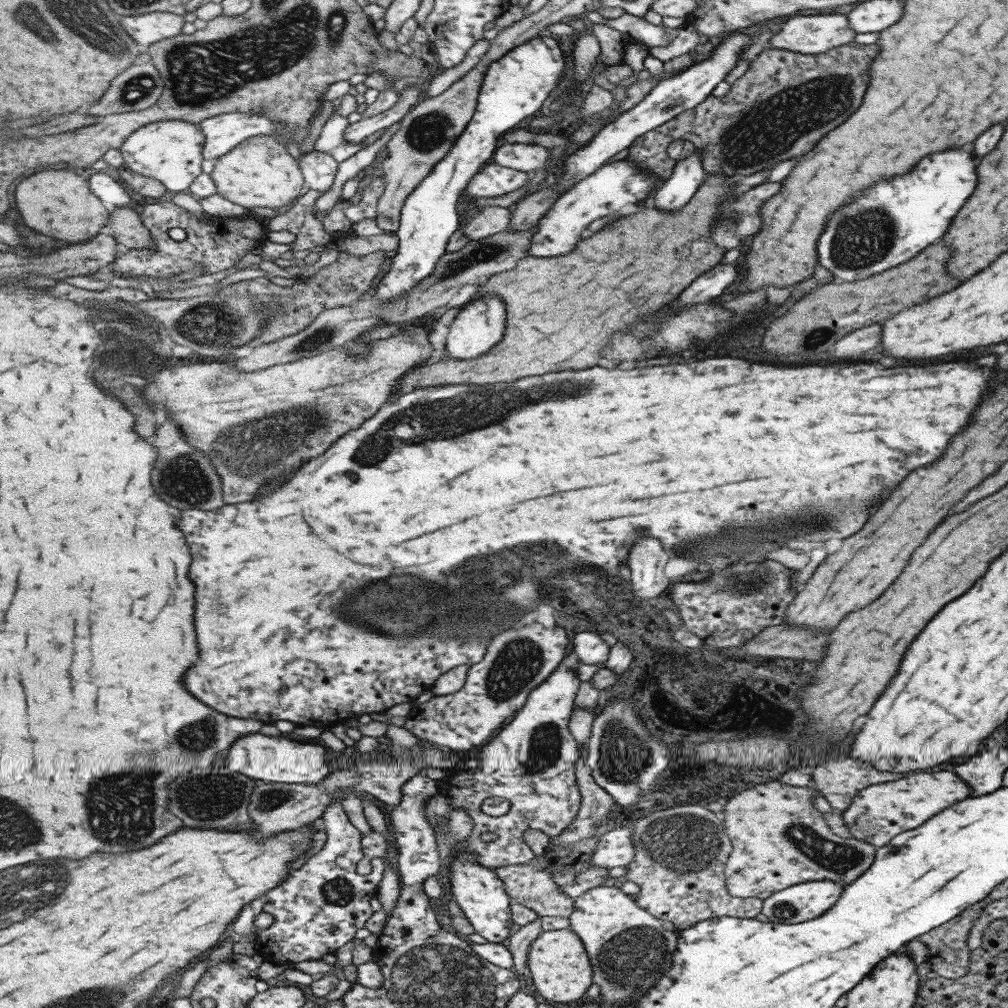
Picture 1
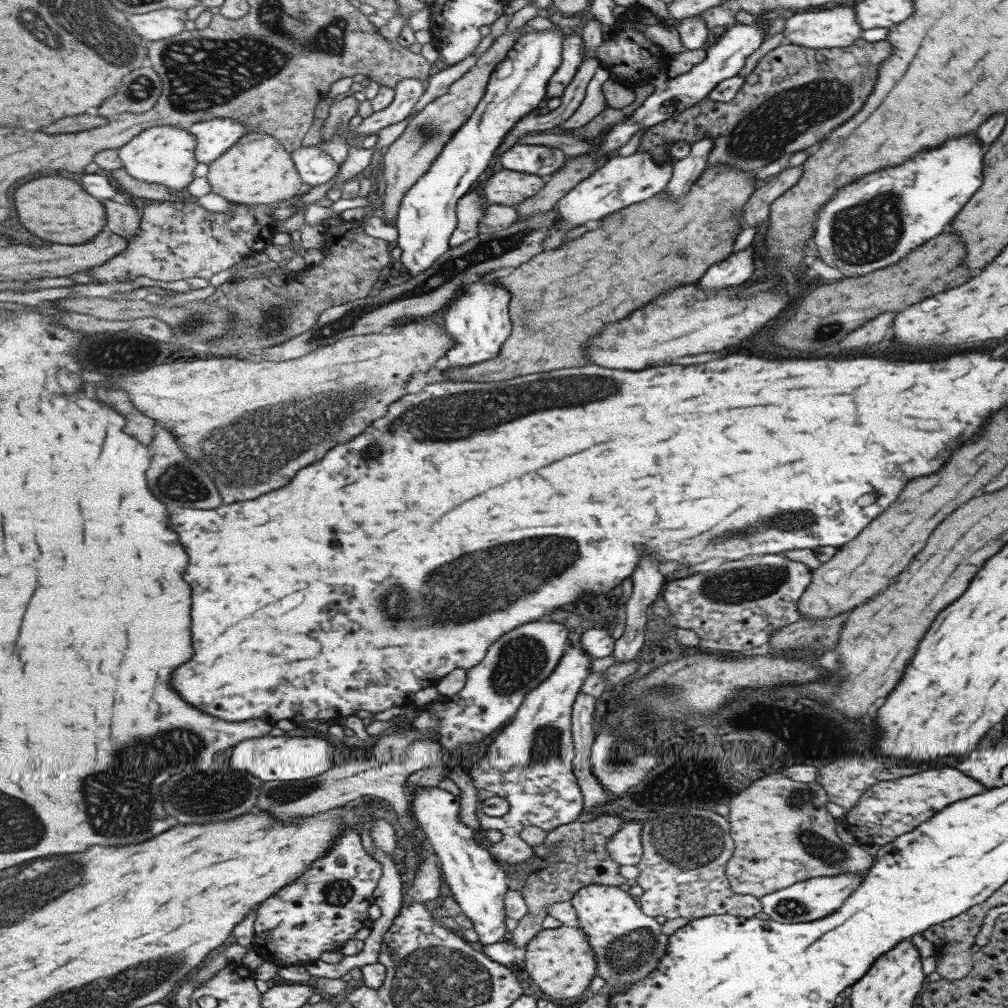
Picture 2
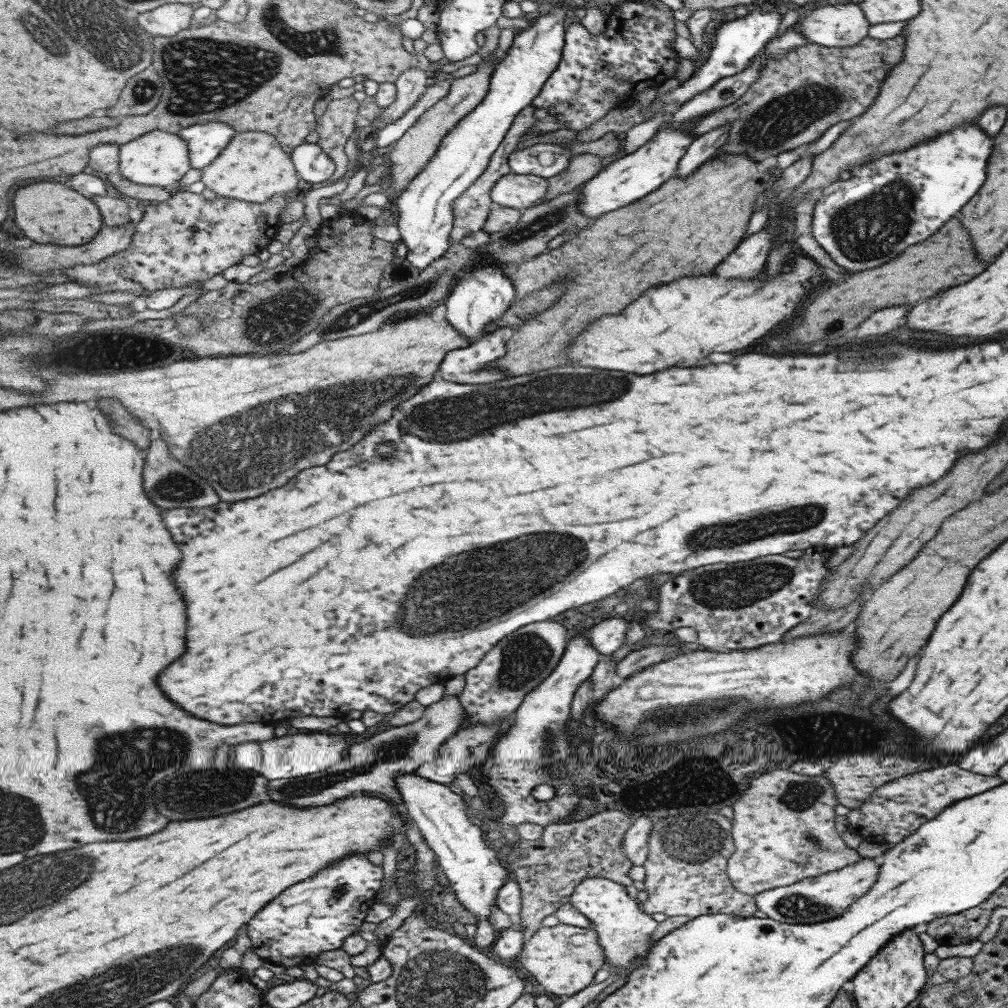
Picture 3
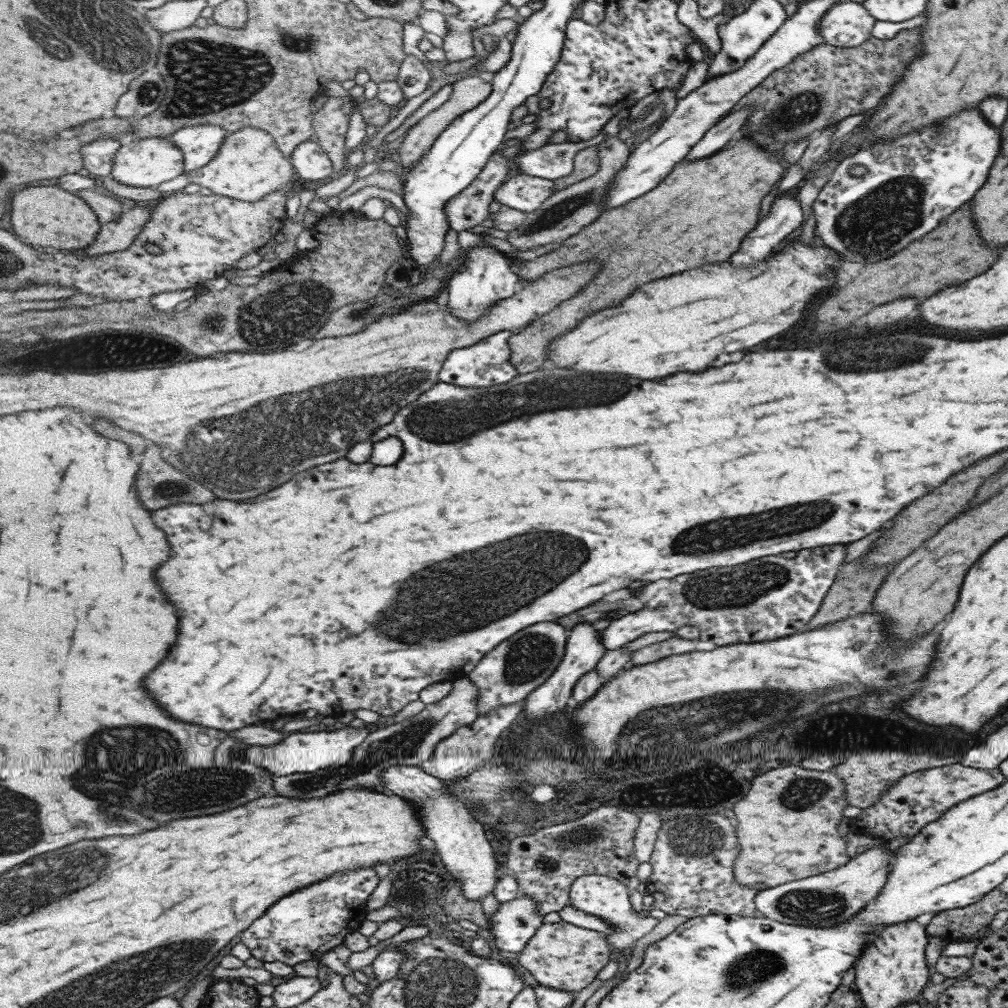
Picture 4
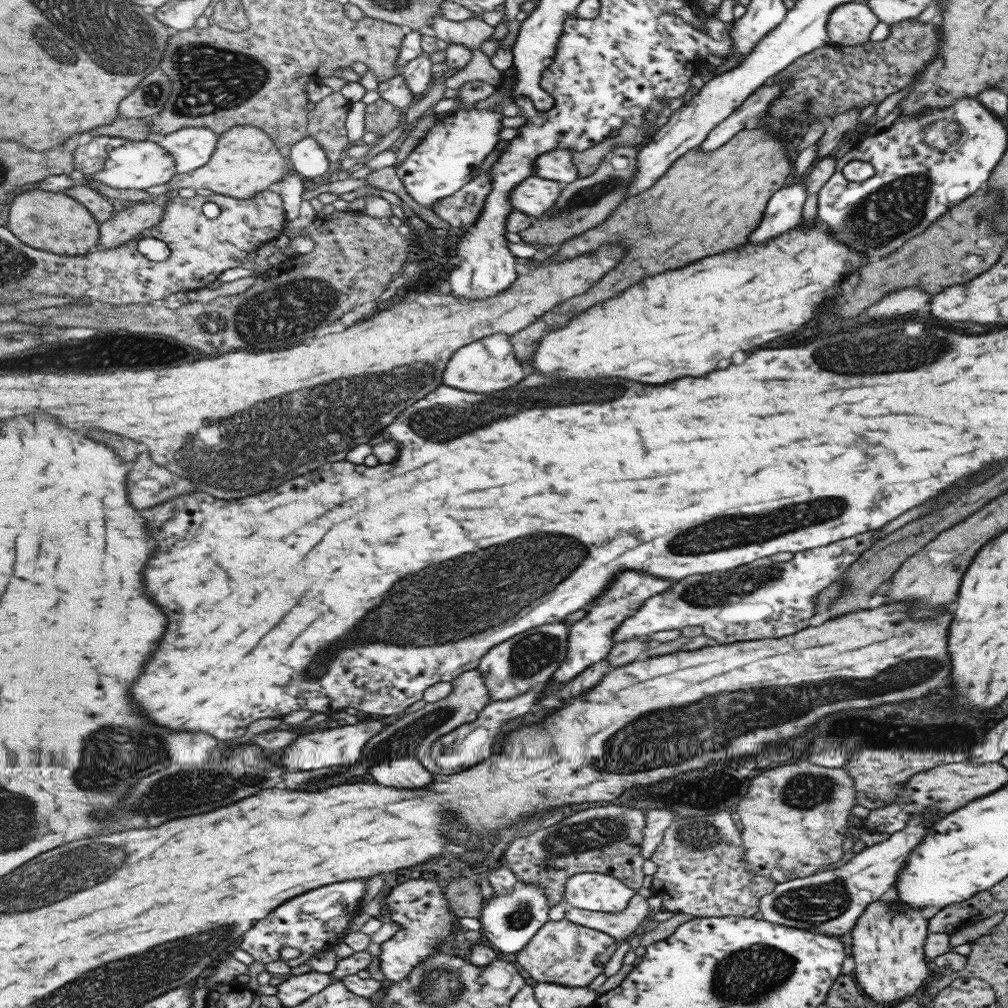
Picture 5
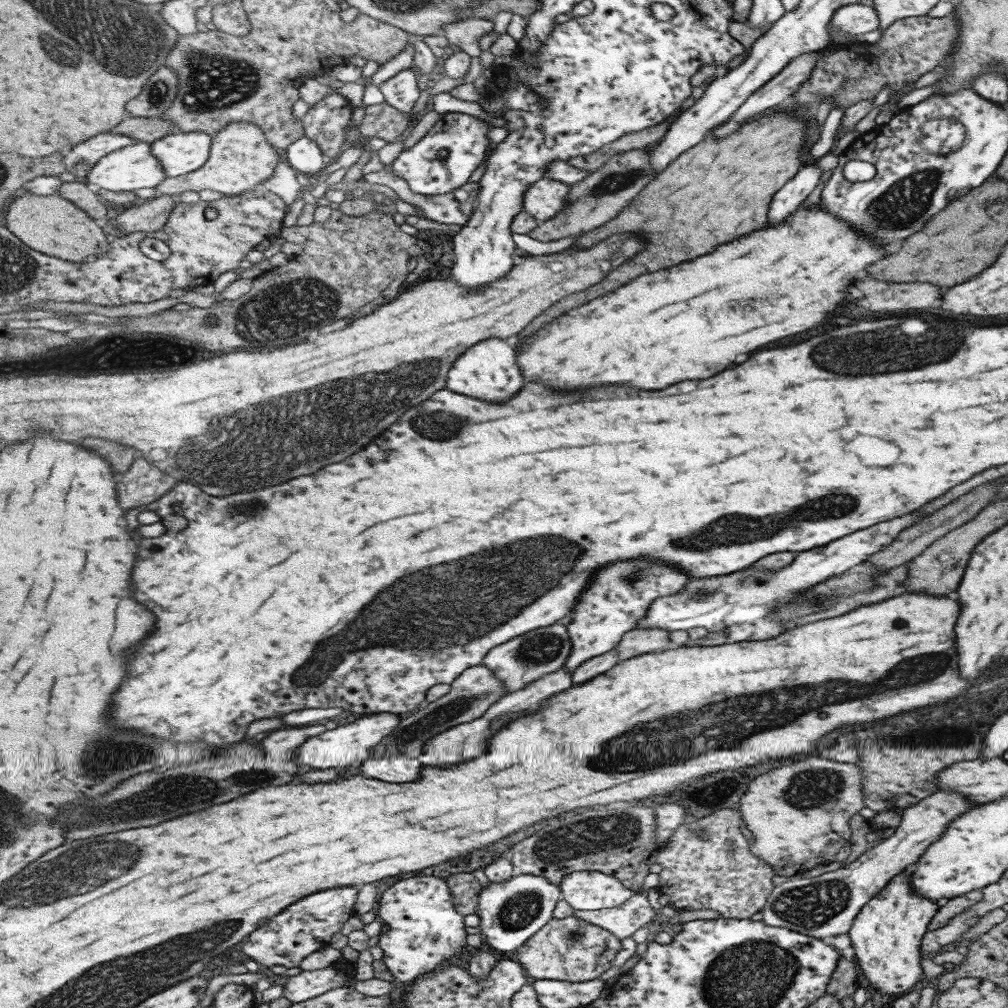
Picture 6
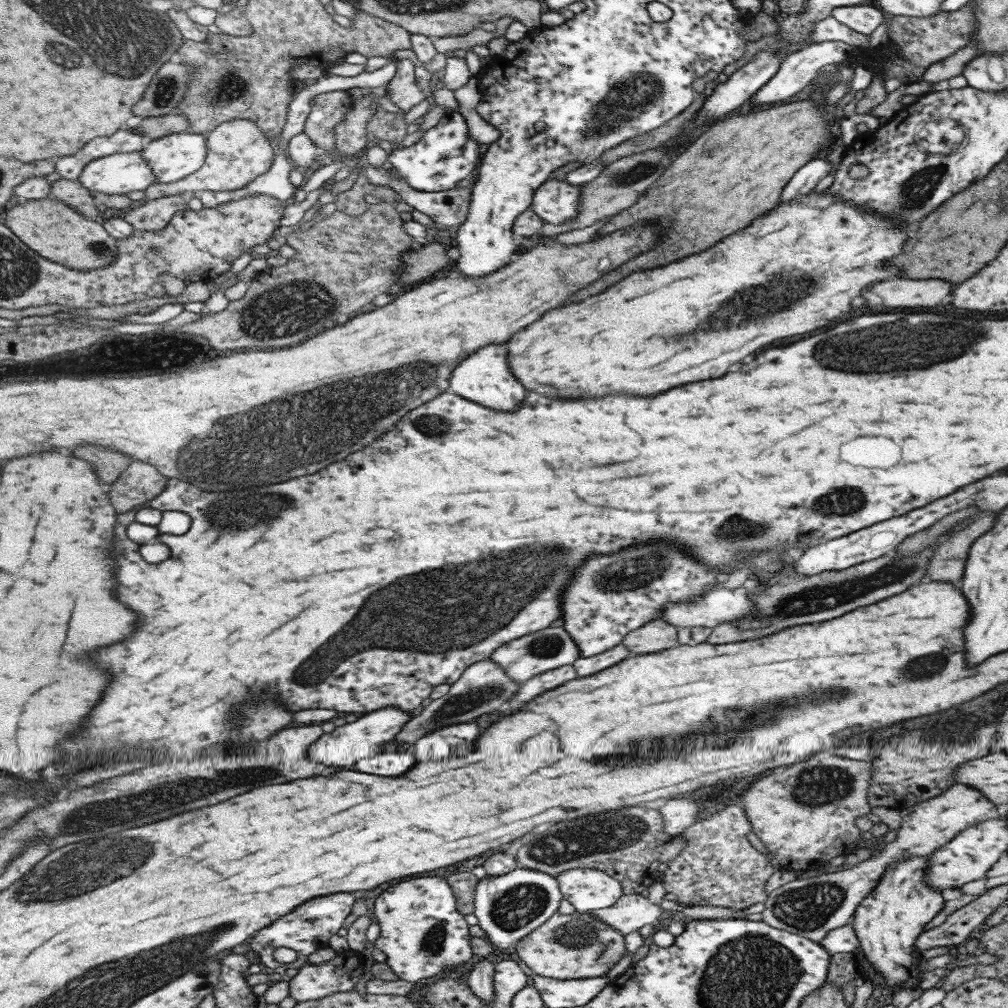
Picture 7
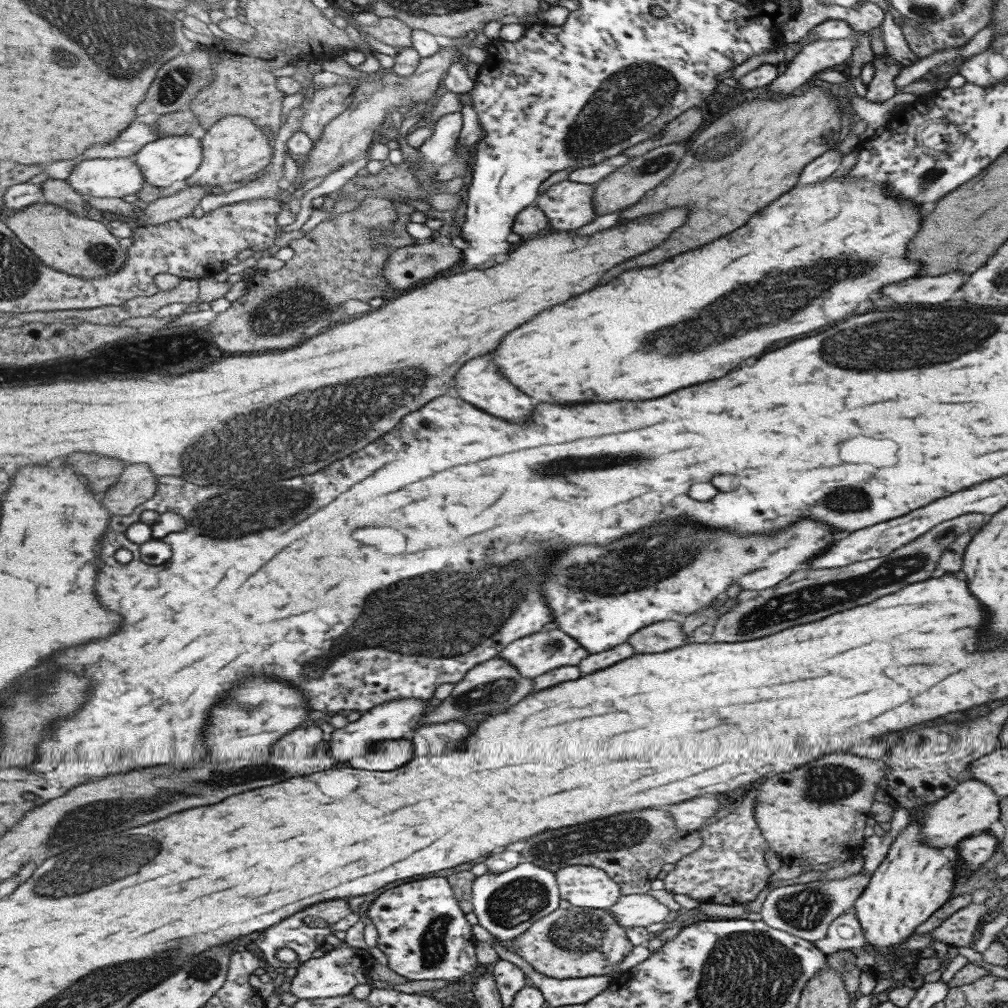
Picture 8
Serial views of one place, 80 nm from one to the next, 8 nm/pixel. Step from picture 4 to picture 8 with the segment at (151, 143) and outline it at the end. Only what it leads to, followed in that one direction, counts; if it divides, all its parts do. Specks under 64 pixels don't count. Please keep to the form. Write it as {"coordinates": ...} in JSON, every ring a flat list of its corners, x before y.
{"coordinates":[[135,155,84,160,75,166,67,181,88,198,113,200,129,194,135,195,147,185,146,176]]}

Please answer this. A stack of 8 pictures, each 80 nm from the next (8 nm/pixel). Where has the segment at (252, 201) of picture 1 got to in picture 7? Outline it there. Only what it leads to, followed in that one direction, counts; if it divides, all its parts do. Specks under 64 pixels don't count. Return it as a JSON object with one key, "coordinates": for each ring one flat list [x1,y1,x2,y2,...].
{"coordinates":[[229,120,215,130,211,130,206,137,208,157,205,158,205,164,183,180,153,183,147,190,143,190,146,200,181,194,198,195,204,190,215,192,239,190,265,174,275,160,277,152,275,142,251,120]]}

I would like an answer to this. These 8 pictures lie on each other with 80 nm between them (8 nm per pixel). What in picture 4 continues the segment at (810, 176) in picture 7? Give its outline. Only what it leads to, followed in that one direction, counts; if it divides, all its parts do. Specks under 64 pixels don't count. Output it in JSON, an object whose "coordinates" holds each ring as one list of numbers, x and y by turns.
{"coordinates":[[792,189,786,193,779,192,777,196,773,197,773,202,769,206,769,214,757,222,757,226,743,238,741,246,739,246,739,252,735,252,731,256,731,264,735,266,751,266,755,262,759,262,763,256,767,256,783,238,790,232,793,232,797,226,800,225,803,216,801,215,801,208,796,196,797,191]]}

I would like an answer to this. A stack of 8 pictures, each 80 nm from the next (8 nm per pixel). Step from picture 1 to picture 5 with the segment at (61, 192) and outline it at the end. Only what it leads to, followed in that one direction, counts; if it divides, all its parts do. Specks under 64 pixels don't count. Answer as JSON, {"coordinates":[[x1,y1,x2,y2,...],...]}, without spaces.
{"coordinates":[[39,188,21,193,11,203,9,227,25,244,58,255,79,256,97,250,102,240,100,222,93,213,66,192]]}

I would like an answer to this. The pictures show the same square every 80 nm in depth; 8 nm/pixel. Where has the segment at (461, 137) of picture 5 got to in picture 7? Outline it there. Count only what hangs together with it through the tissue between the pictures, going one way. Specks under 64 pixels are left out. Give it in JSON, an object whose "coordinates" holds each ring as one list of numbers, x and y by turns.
{"coordinates":[[451,111,414,145,395,148,390,154,388,166,397,169,415,190,439,192,454,189,457,182,469,178,483,159,484,150,483,144,477,144,469,137,469,128,461,112]]}

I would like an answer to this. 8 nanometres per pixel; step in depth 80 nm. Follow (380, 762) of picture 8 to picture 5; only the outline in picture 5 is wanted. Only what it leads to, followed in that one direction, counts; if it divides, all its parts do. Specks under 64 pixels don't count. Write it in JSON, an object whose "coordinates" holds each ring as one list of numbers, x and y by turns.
{"coordinates":[[405,757,385,761,369,770,369,776,385,786,397,788,425,788,433,782,433,774,425,770,419,759]]}

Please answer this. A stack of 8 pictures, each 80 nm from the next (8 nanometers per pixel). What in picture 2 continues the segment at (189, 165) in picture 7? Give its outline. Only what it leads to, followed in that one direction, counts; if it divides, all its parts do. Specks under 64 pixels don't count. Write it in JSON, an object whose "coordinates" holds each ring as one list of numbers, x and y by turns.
{"coordinates":[[223,117,195,124,190,130,197,137,198,162,210,165,225,155,242,136,253,133,234,117]]}

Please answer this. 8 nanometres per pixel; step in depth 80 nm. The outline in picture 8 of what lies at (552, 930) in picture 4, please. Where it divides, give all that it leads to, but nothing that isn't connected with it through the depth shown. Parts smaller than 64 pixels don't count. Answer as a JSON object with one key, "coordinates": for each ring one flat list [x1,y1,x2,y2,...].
{"coordinates":[[571,905,569,908,558,908,539,920,529,931,513,940,511,946,516,954,549,978,566,980,606,976,633,949,619,925,607,909]]}

